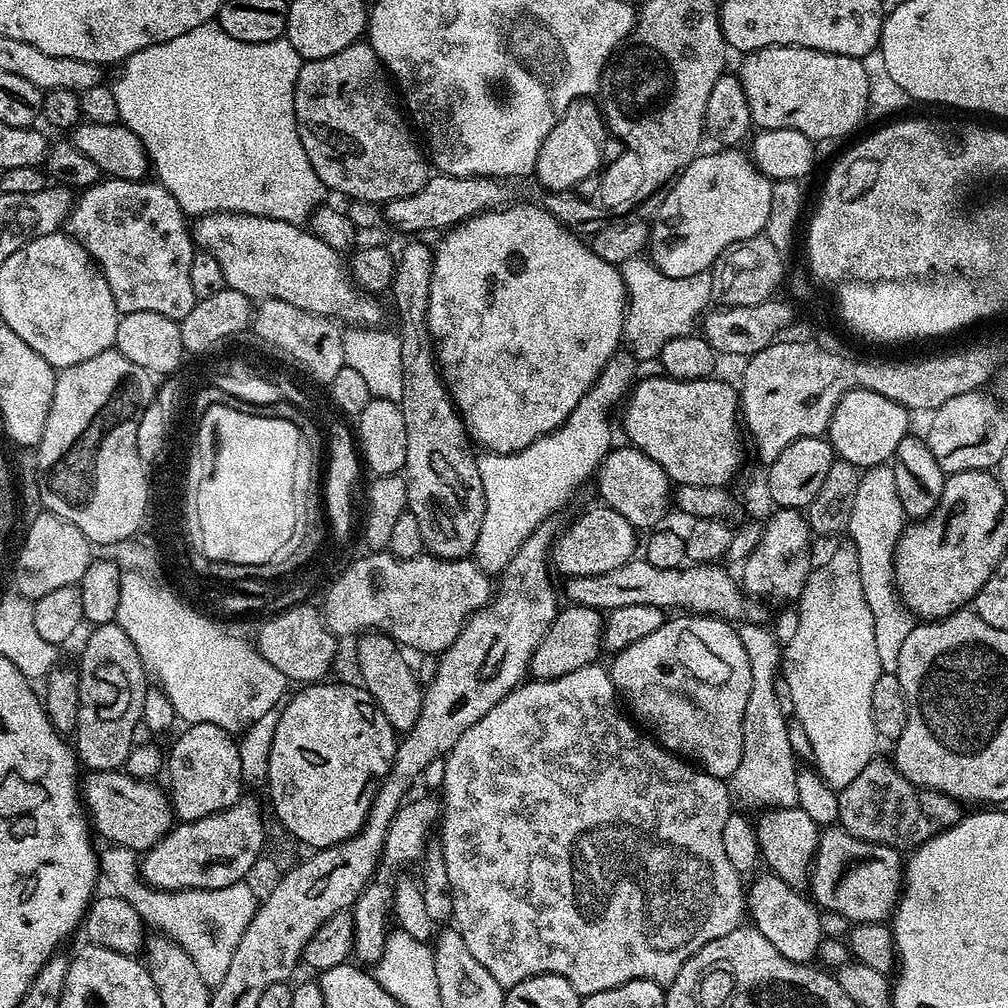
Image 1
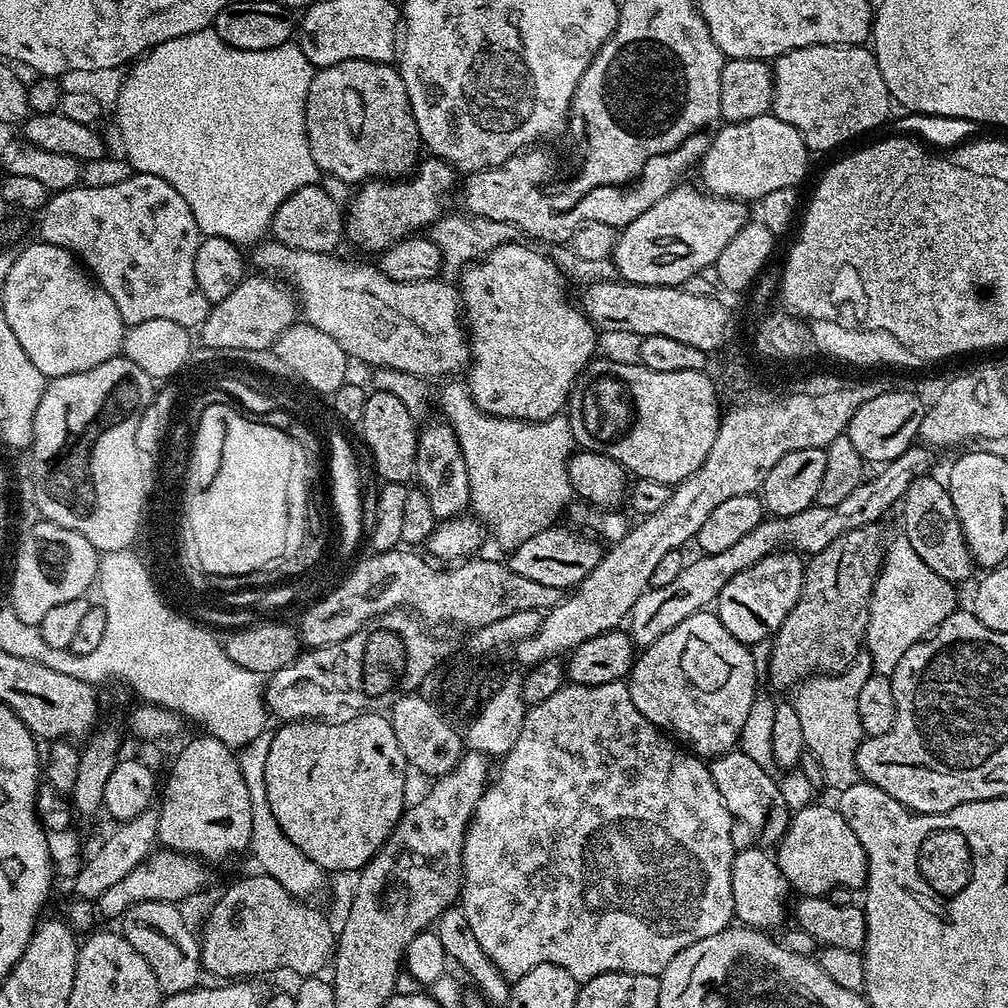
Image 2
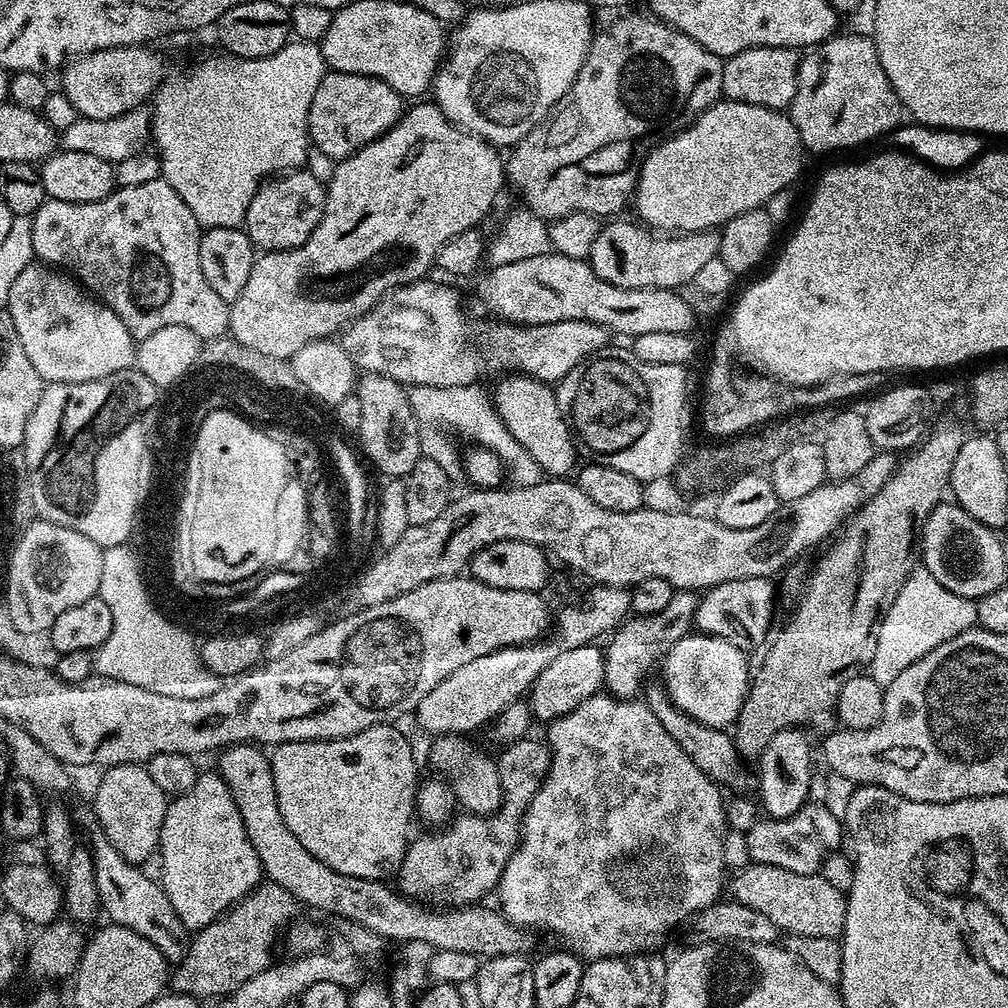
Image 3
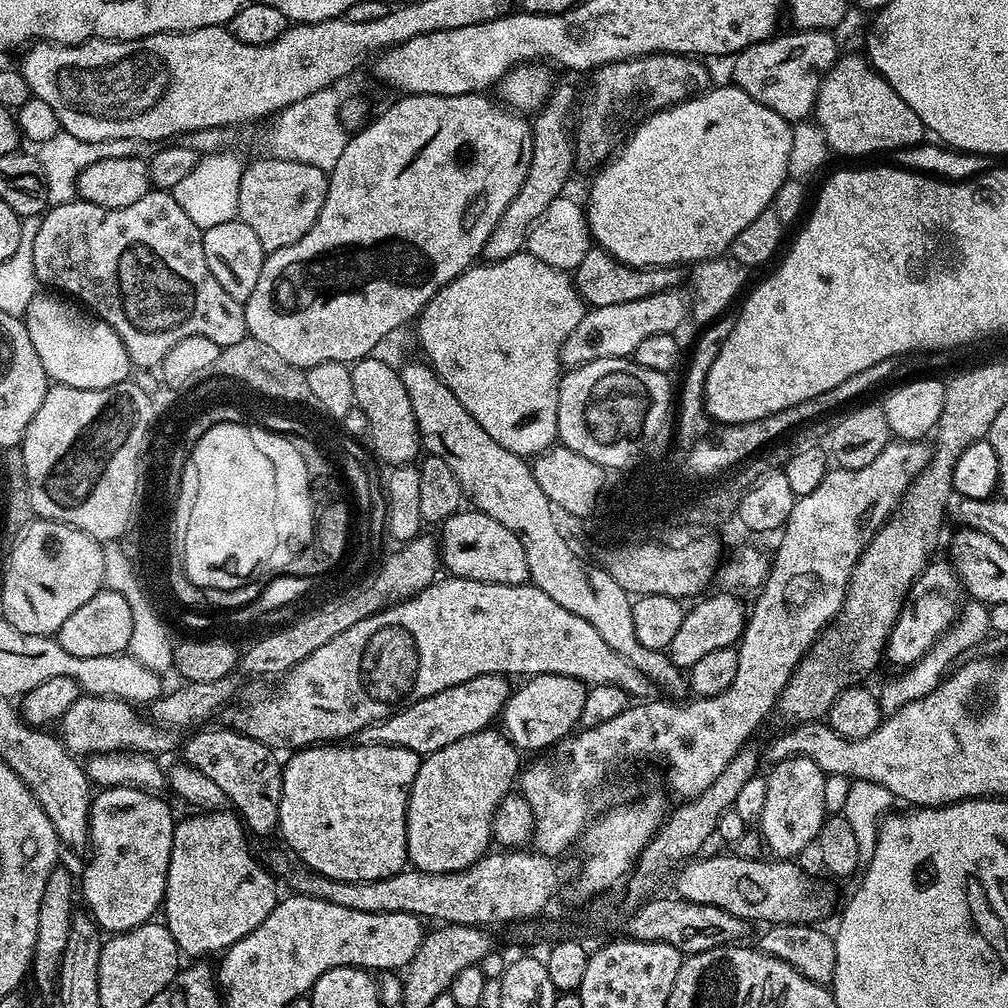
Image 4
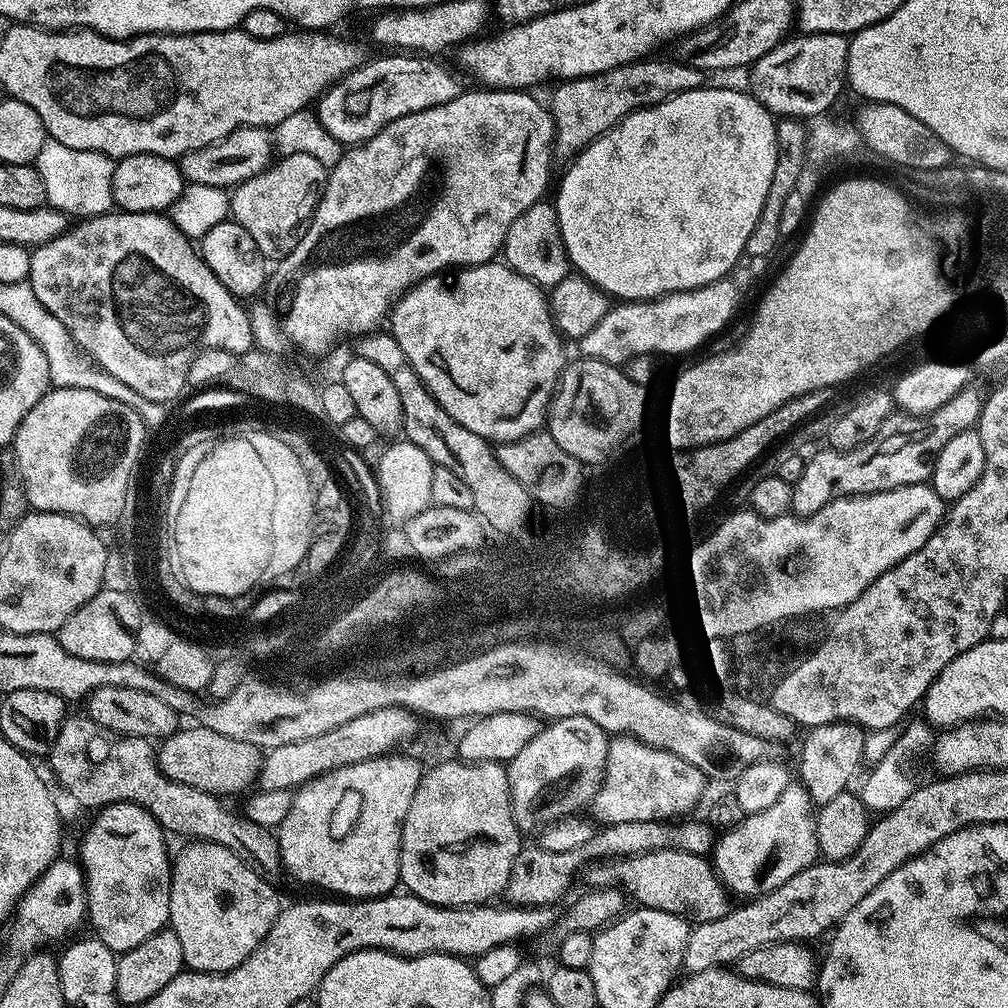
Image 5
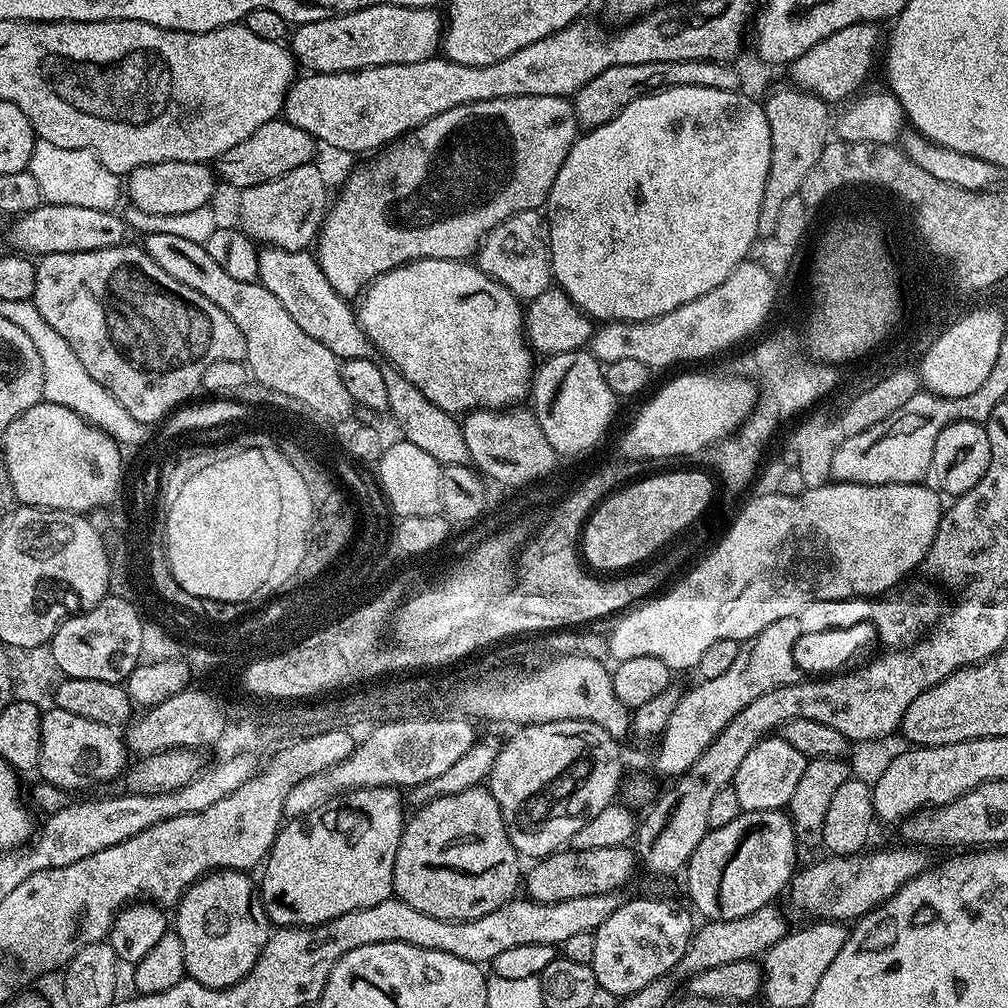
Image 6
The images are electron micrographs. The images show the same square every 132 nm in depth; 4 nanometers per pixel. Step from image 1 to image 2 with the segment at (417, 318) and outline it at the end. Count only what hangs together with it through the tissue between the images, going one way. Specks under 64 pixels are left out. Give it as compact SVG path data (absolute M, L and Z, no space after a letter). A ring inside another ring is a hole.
M439 418L433 424L419 429L416 438L415 483L430 498L430 508L437 521L452 520L461 515L470 504L470 478L466 474L466 458L462 458L462 446L455 430L447 419Z

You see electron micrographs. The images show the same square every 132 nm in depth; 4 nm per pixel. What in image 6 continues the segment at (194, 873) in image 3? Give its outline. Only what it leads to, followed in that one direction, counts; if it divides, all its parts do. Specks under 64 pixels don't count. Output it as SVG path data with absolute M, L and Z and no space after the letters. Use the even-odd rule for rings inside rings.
M212 871L187 887L175 905L174 930L182 938L184 970L207 988L237 984L258 962L270 935L270 921L257 885L247 871Z

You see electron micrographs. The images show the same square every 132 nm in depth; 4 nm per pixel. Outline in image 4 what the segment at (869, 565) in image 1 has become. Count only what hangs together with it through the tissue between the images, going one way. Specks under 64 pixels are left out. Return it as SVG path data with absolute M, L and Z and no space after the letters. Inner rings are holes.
M979 602L967 603L963 607L956 623L953 624L947 632L943 632L940 635L938 642L934 642L934 646L930 646L930 650L920 661L916 664L907 665L907 667L901 671L904 672L901 676L896 676L893 680L886 681L884 689L879 689L878 699L880 701L881 713L891 714L897 712L902 706L906 706L910 702L914 702L918 698L922 698L926 694L933 692L933 690L940 685L940 681L944 679L949 669L951 669L961 657L968 654L963 654L963 652L968 652L971 648L978 647L987 636L990 636L988 608Z

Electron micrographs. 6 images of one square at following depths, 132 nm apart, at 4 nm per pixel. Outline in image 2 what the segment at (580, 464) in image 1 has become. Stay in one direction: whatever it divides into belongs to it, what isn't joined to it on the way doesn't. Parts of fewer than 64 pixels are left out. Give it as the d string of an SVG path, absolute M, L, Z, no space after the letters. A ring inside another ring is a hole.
M463 383L452 384L444 392L444 412L452 429L456 432L458 442L462 446L462 458L466 458L466 474L470 478L470 508L473 513L482 521L485 529L501 544L505 550L511 550L518 547L522 542L526 542L526 538L530 538L534 534L538 534L544 528L553 527L556 515L563 510L568 504L568 499L573 499L574 493L572 483L568 477L568 460L572 457L574 449L577 447L576 436L572 433L572 427L568 421L567 415L551 416L548 420L511 420L510 418L502 418L501 416L488 416L481 410L480 407L472 401L472 396L469 394L467 387Z

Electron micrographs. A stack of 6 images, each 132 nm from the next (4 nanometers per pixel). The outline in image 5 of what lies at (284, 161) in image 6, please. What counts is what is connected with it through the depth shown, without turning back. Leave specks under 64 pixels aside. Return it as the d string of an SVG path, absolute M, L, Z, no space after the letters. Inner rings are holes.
M239 128L226 138L215 140L210 146L190 150L179 157L180 172L188 184L201 184L231 190L267 170L273 163L273 133L267 128Z

